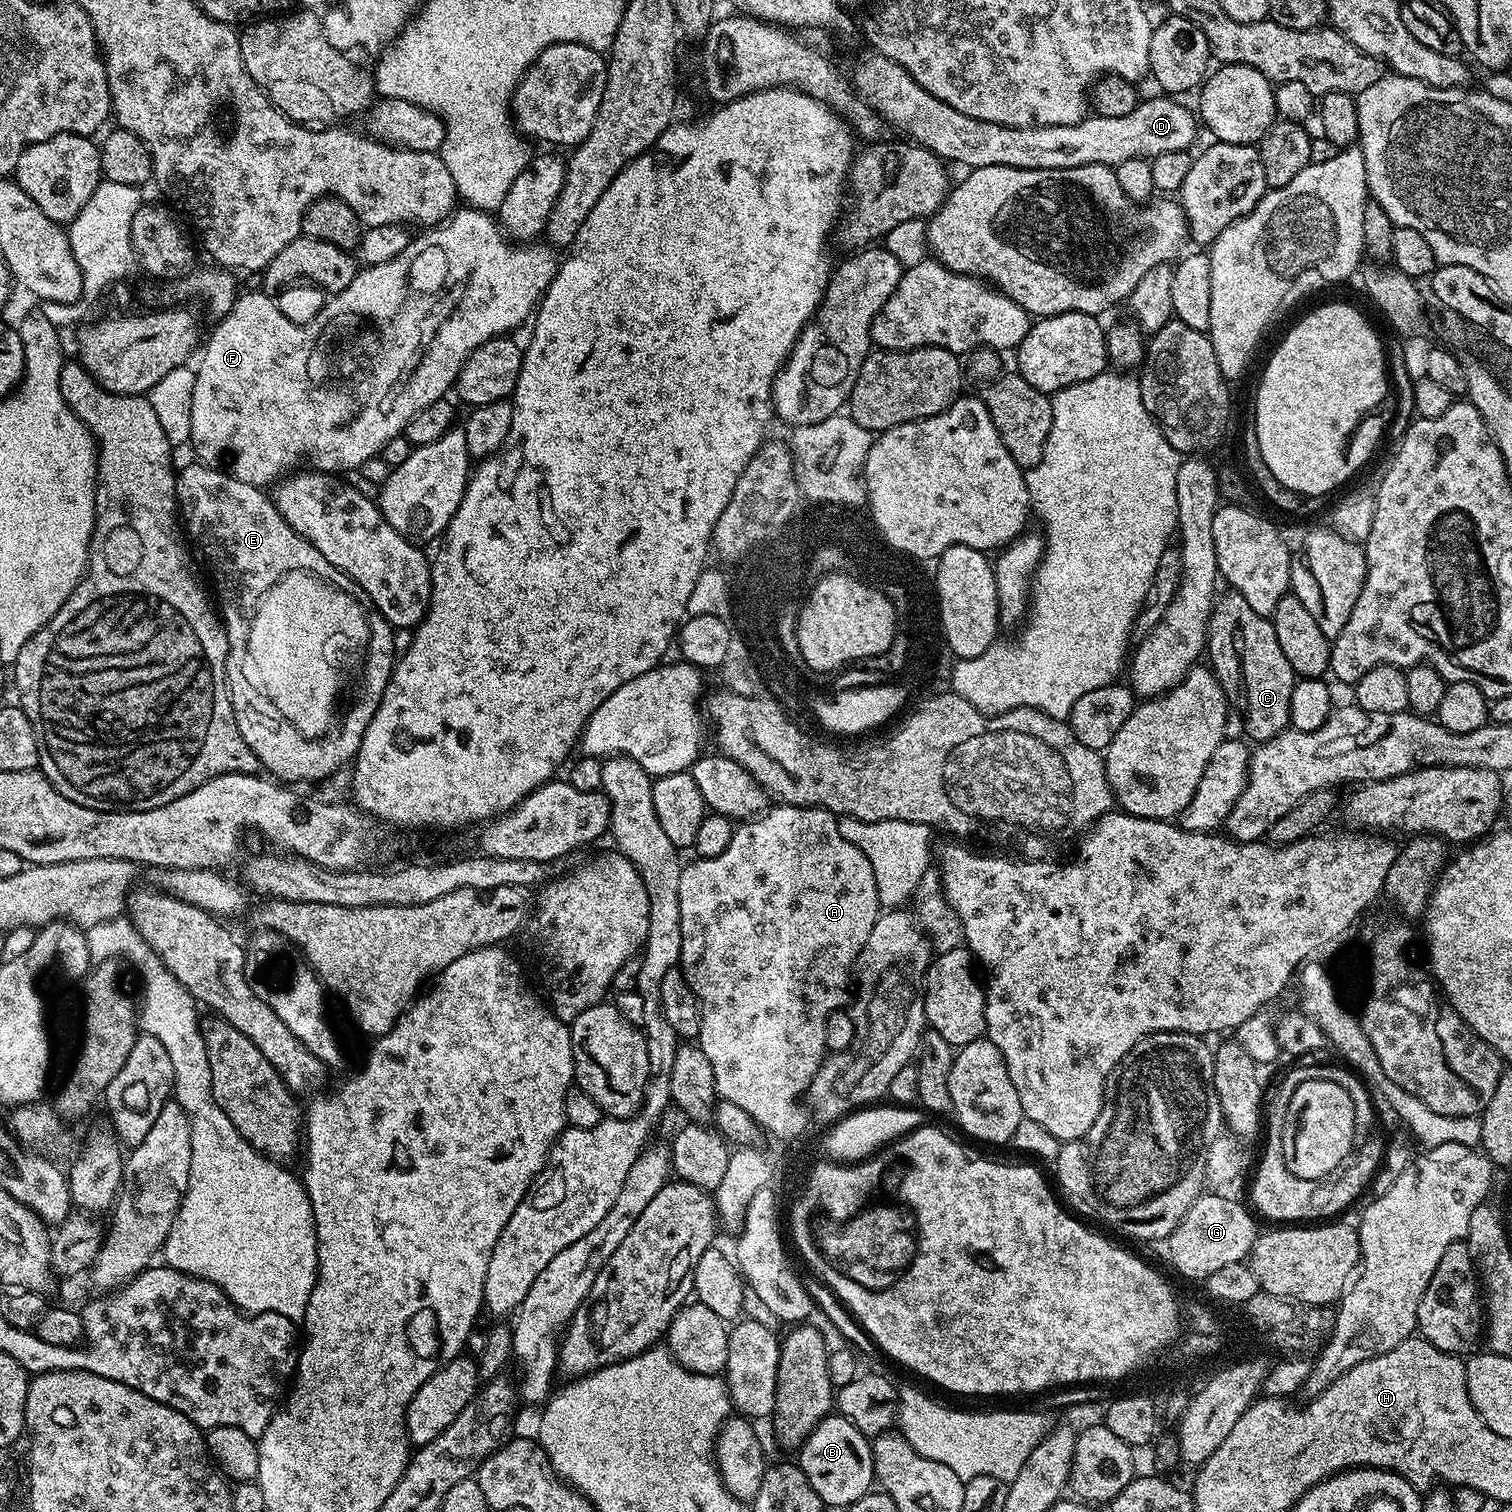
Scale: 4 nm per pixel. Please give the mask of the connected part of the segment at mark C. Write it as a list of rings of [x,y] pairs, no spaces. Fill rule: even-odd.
[[[1231,590],[1225,593],[1217,595],[1212,605],[1206,660],[1208,656],[1207,663],[1228,695],[1229,705],[1240,711],[1243,735],[1259,745],[1289,727],[1290,694],[1294,694],[1298,677],[1286,654],[1282,654],[1282,646],[1278,646],[1278,634],[1274,634],[1271,619],[1254,614],[1242,594]]]

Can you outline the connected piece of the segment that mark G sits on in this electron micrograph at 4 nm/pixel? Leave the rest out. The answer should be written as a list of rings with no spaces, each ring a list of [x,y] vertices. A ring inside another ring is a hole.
[[[1200,1195],[1166,1241],[1173,1266],[1186,1279],[1204,1282],[1210,1274],[1214,1274],[1214,1270],[1222,1270],[1222,1266],[1247,1261],[1251,1257],[1252,1247],[1256,1245],[1258,1227],[1257,1217],[1245,1208],[1238,1201],[1227,1200],[1224,1196]]]

